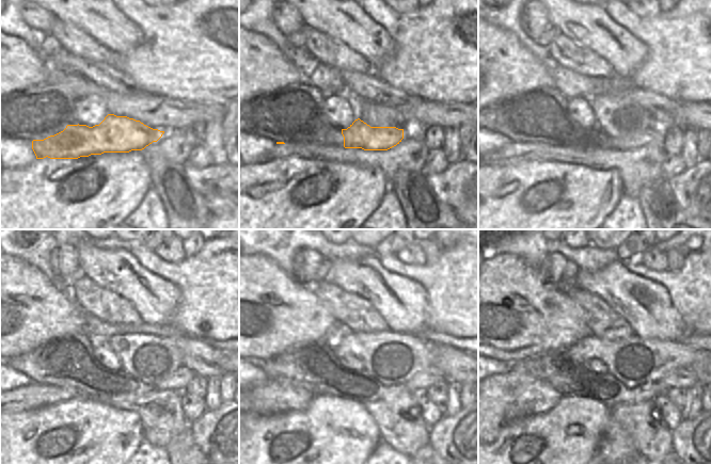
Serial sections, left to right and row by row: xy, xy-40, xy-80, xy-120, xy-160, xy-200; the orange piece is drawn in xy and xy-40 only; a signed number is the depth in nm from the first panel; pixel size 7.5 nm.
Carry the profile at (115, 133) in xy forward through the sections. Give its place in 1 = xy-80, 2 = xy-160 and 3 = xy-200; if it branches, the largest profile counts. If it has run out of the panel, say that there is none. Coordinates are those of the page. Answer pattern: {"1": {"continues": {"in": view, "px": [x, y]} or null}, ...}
{"1": {"continues": {"in": "xy-80", "px": [657, 134]}}, "2": {"continues": {"in": "xy-160", "px": [421, 381]}}, "3": {"continues": {"in": "xy-200", "px": [682, 378]}}}

